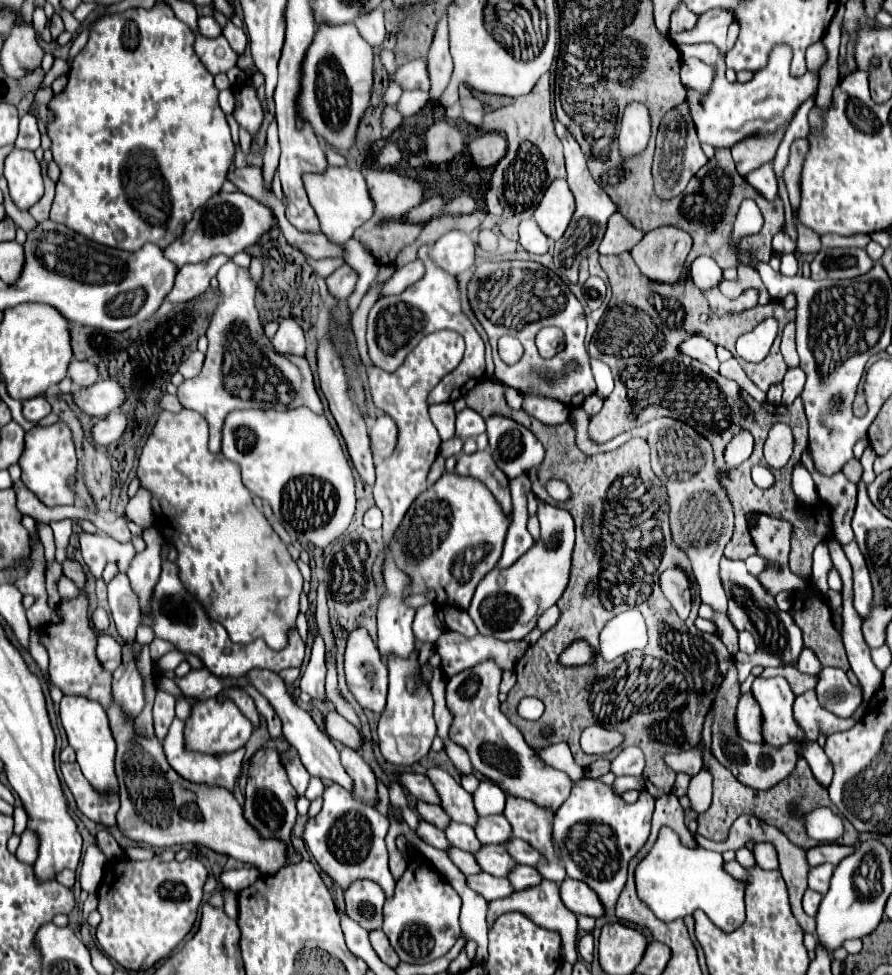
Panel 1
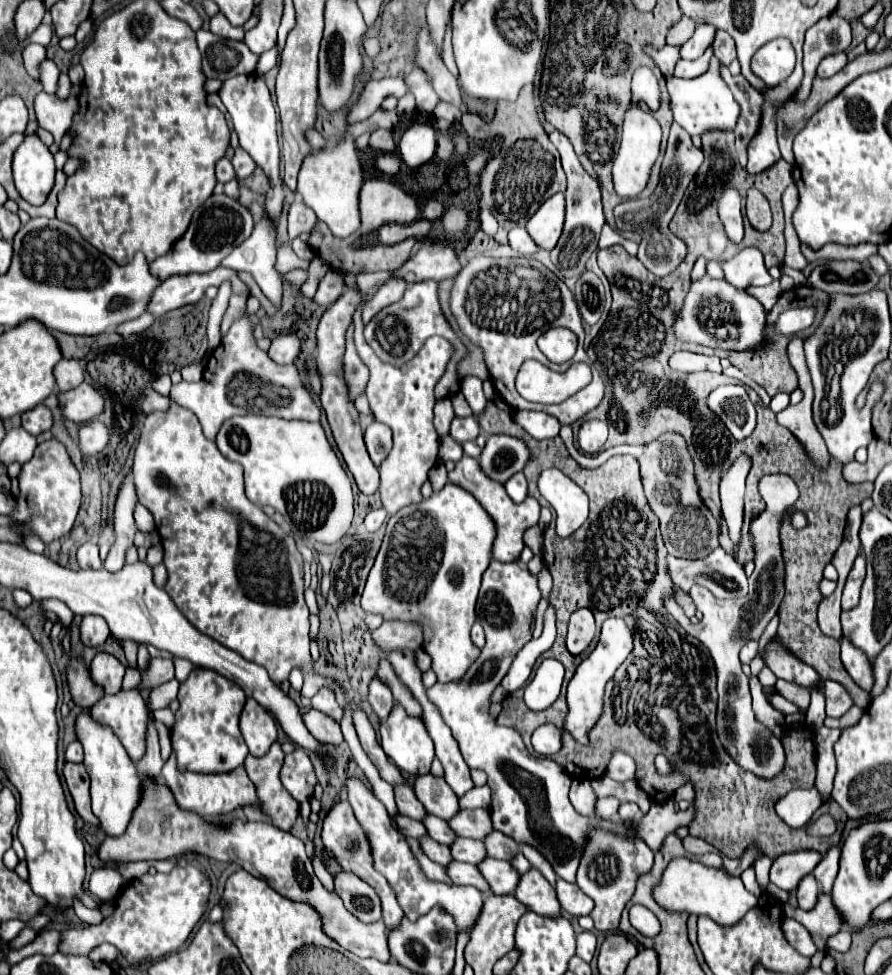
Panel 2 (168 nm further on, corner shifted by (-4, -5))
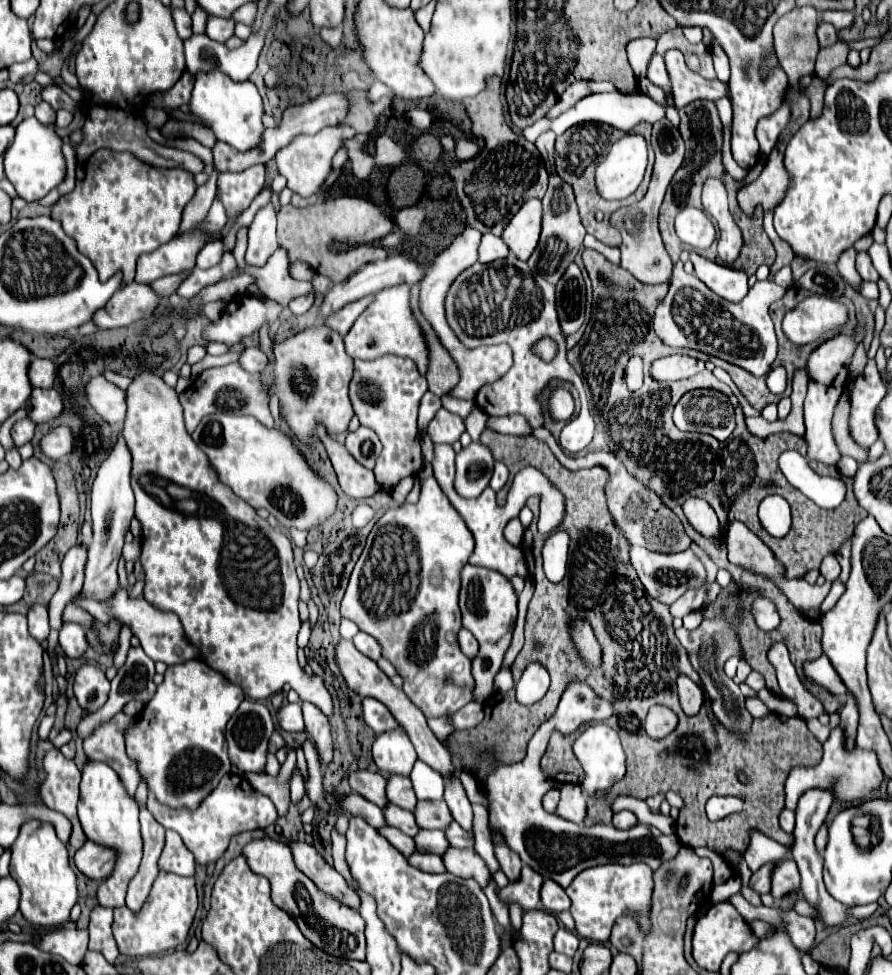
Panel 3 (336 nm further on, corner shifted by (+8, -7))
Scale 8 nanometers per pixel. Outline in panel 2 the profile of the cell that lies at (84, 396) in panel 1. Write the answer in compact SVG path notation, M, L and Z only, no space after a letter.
M83 383L79 385L79 389L59 393L59 405L65 419L75 423L87 423L103 413L105 397L91 383Z

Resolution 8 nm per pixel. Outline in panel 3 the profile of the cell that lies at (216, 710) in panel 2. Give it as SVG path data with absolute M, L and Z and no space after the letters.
M199 659L167 667L165 679L157 687L153 699L145 703L137 721L125 731L127 755L133 761L137 761L141 779L147 781L149 793L153 793L159 803L171 809L185 807L189 811L195 811L201 805L201 801L219 785L221 777L229 773L231 763L227 757L225 725L243 699L245 695L239 685L233 685L231 681L223 679L223 675L219 675Z

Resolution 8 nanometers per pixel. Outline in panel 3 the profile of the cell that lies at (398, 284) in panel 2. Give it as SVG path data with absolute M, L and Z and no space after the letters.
M363 297L363 299L359 299L359 301L347 303L343 309L339 309L339 311L333 313L333 315L329 315L329 317L325 319L325 325L331 327L333 331L337 331L339 335L345 335L345 333L351 329L351 325L355 323L355 319L361 315L361 311L363 311L369 303L371 303L371 297Z

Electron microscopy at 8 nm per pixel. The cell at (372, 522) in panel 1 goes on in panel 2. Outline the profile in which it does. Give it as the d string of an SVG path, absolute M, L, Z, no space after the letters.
M375 509L375 511L371 511L365 517L365 529L373 533L373 531L377 531L385 523L385 519L387 519L387 513L383 509Z

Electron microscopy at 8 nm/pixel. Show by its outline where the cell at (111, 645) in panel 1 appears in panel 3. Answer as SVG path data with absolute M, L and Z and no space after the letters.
M87 663L77 671L73 687L81 709L89 713L95 713L99 707L103 707L109 697L109 681L105 673L93 663Z

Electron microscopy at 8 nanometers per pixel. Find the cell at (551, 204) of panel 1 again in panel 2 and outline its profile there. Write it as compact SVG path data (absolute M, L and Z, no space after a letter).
M555 193L529 219L527 231L541 249L551 251L563 233L563 223L565 223L565 195Z

